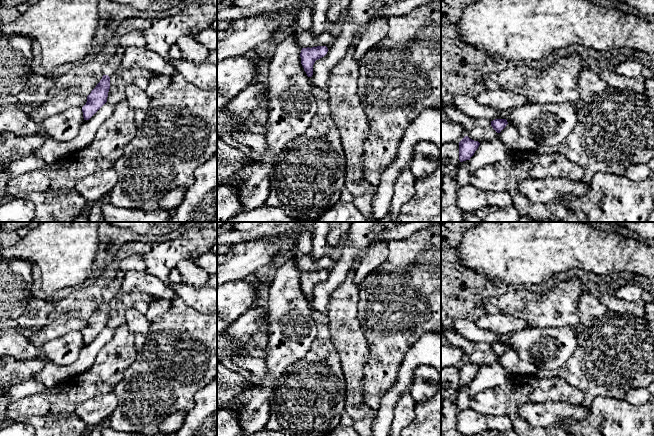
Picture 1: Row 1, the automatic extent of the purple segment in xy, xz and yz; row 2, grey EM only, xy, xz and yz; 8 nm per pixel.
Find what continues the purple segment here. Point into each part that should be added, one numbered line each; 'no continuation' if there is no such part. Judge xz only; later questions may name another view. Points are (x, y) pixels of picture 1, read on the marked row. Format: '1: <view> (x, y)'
no continuation

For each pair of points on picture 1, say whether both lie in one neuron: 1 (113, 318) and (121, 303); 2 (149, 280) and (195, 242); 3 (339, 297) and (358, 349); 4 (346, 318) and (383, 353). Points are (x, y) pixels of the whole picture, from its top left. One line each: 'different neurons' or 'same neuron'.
1: same neuron
2: different neurons
3: same neuron
4: different neurons

